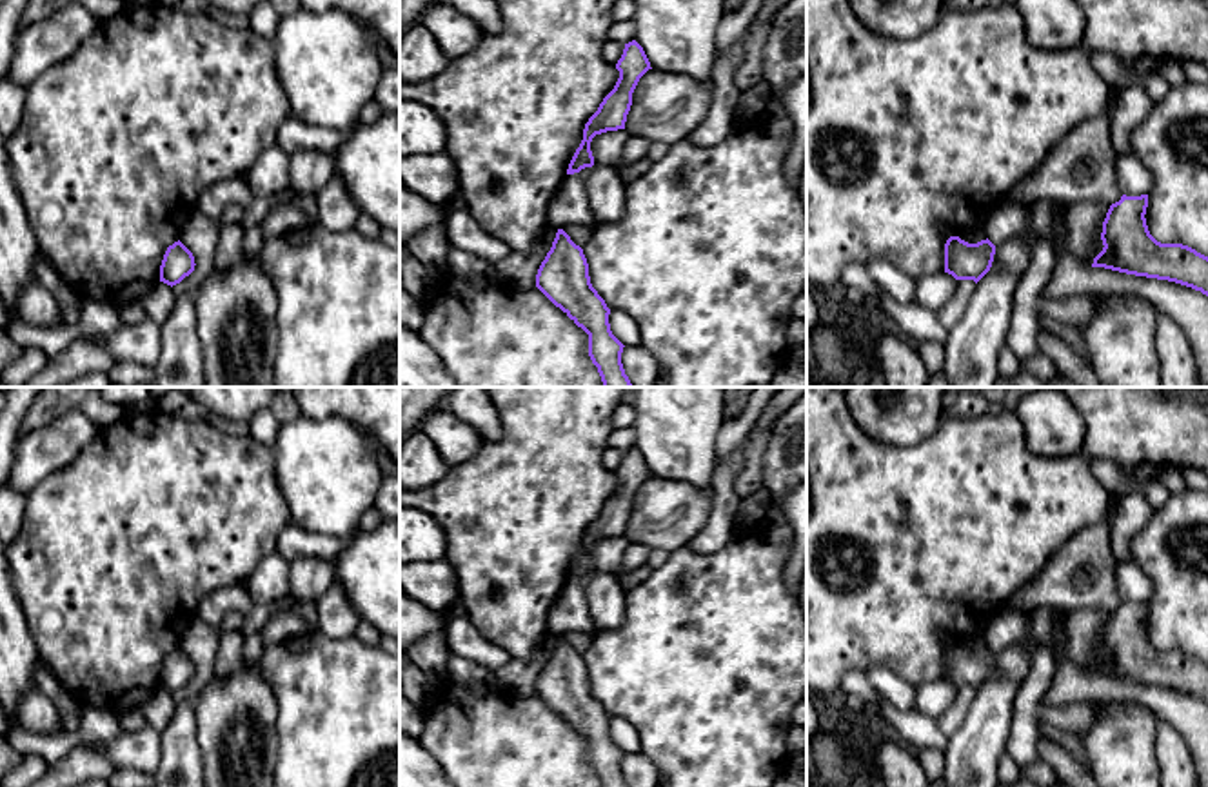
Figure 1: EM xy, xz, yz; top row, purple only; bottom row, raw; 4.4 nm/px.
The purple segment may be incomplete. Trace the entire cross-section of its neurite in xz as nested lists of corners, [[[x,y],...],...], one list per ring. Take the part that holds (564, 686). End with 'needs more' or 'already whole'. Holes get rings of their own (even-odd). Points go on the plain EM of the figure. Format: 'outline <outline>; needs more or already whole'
outline [[[563,636],[538,676],[536,694],[589,742],[589,763],[601,787],[629,787],[621,771],[625,752],[610,738],[610,716],[590,691],[583,656]]]; already whole

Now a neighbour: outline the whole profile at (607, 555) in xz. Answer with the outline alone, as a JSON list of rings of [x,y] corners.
[[[625,536],[596,542],[590,549],[594,571],[618,573],[627,547],[629,540]]]

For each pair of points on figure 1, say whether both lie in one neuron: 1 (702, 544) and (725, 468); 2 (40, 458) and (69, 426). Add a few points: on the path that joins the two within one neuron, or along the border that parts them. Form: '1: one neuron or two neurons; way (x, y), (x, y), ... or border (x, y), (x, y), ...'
1: one neuron; way (720, 526), (723, 486)
2: one neuron; way (48, 451), (66, 433)

